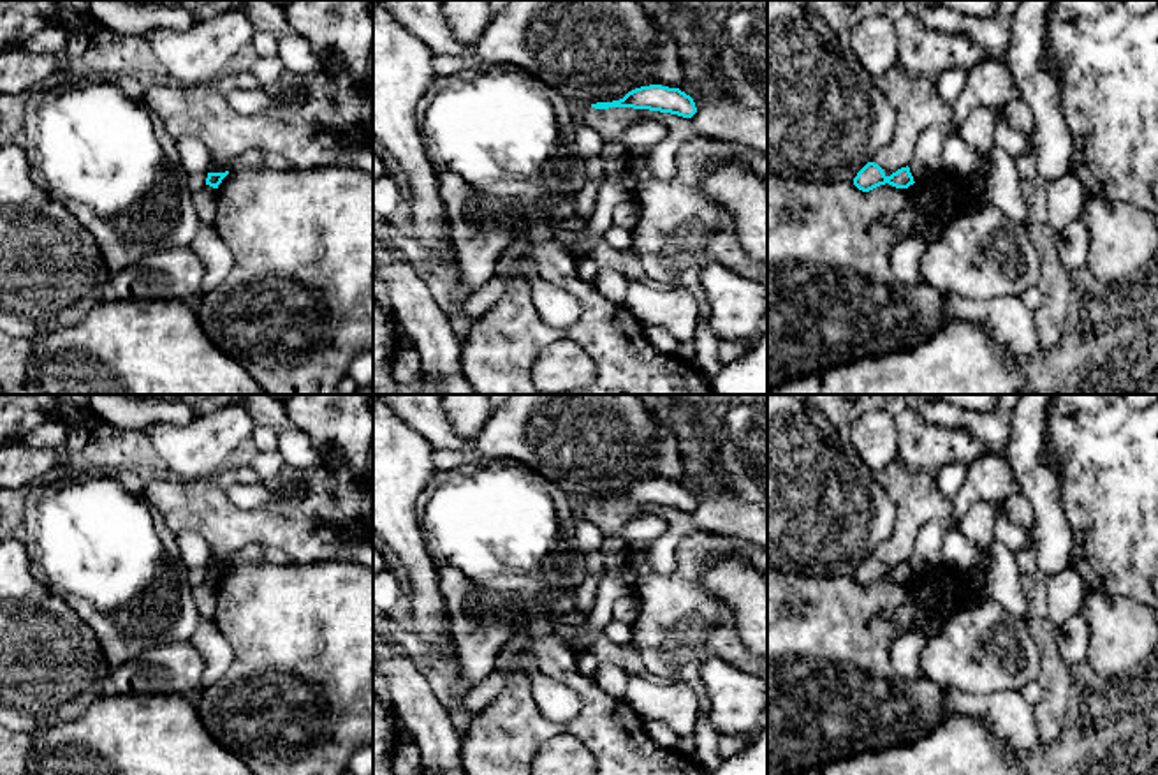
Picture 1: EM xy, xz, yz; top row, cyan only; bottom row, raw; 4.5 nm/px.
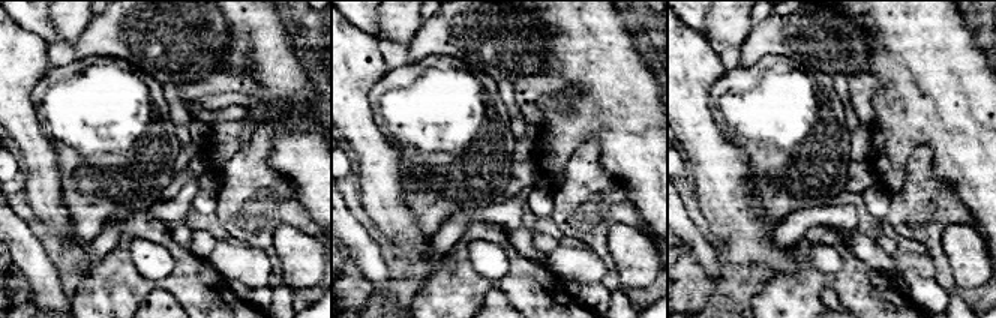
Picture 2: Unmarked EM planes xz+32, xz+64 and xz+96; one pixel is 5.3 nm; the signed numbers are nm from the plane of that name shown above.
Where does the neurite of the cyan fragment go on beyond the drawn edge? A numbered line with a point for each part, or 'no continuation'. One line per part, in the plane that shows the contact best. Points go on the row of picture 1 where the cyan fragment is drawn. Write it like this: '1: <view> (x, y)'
no continuation

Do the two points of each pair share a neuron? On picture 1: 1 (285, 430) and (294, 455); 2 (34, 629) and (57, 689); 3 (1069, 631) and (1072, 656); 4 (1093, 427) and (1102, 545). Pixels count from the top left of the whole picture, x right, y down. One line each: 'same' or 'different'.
1: same
2: same
3: same
4: same

